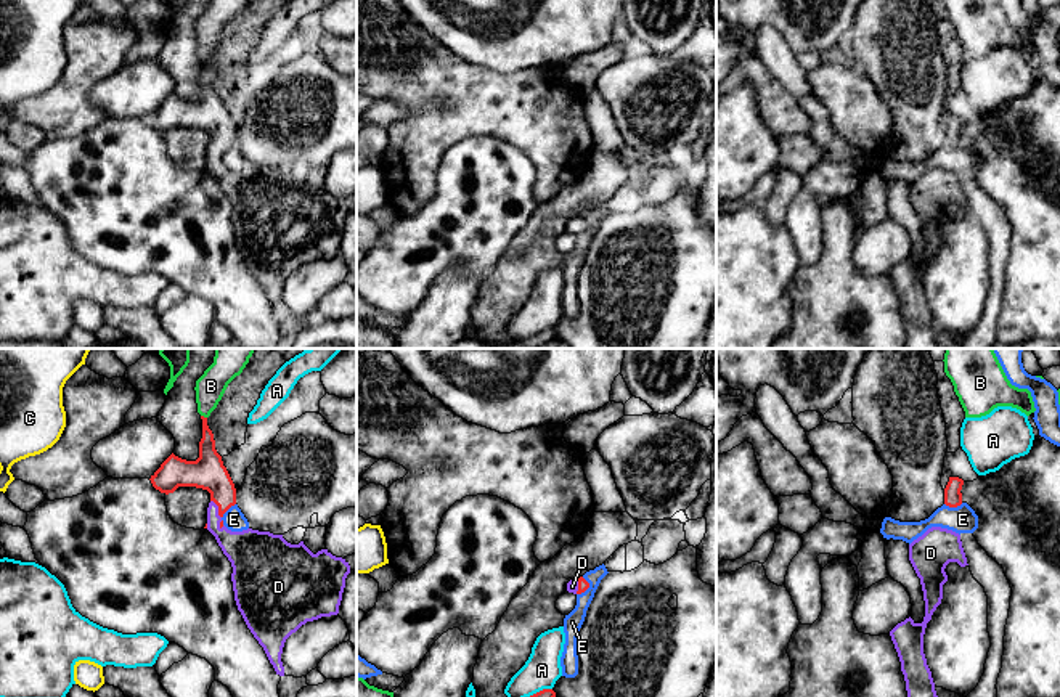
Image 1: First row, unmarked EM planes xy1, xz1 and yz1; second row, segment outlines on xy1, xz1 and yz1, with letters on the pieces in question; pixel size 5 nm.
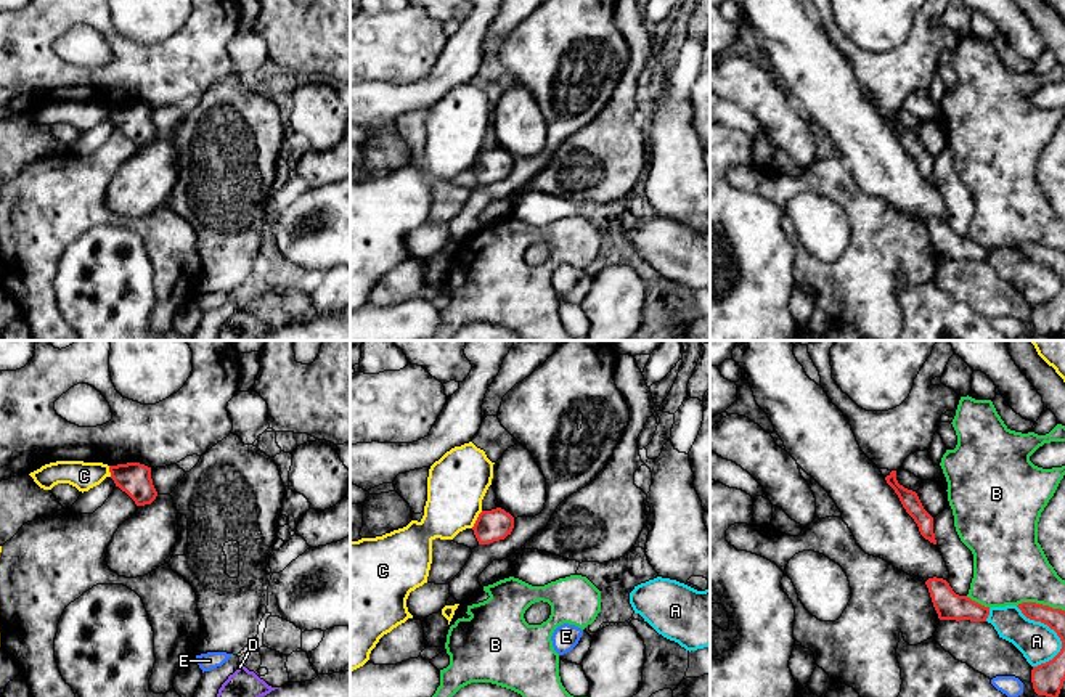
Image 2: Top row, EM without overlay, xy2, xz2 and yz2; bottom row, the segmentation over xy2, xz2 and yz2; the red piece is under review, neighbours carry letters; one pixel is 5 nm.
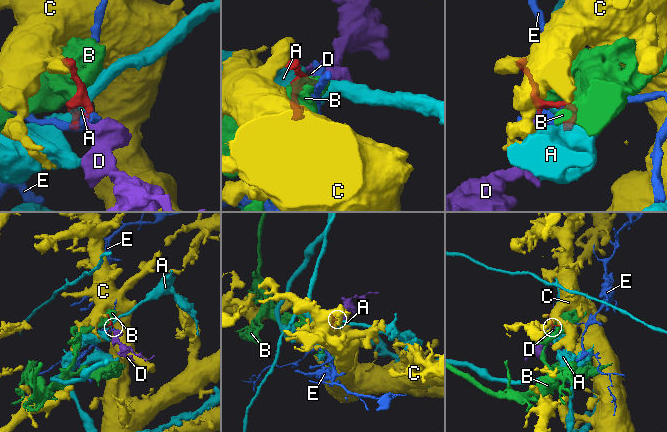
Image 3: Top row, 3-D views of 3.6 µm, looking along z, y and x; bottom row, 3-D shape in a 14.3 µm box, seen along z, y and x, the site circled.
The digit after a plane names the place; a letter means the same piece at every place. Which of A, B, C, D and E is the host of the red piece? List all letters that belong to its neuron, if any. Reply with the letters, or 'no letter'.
D

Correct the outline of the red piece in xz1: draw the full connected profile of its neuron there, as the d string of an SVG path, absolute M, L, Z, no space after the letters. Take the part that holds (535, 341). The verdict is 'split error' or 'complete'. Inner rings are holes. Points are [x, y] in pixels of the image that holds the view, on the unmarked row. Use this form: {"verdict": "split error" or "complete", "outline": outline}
{"verdict": "complete", "outline": "M543 329L530 337L525 337L520 340L520 344L530 347L530 348L538 348L540 345L556 339L556 332L552 329Z"}

